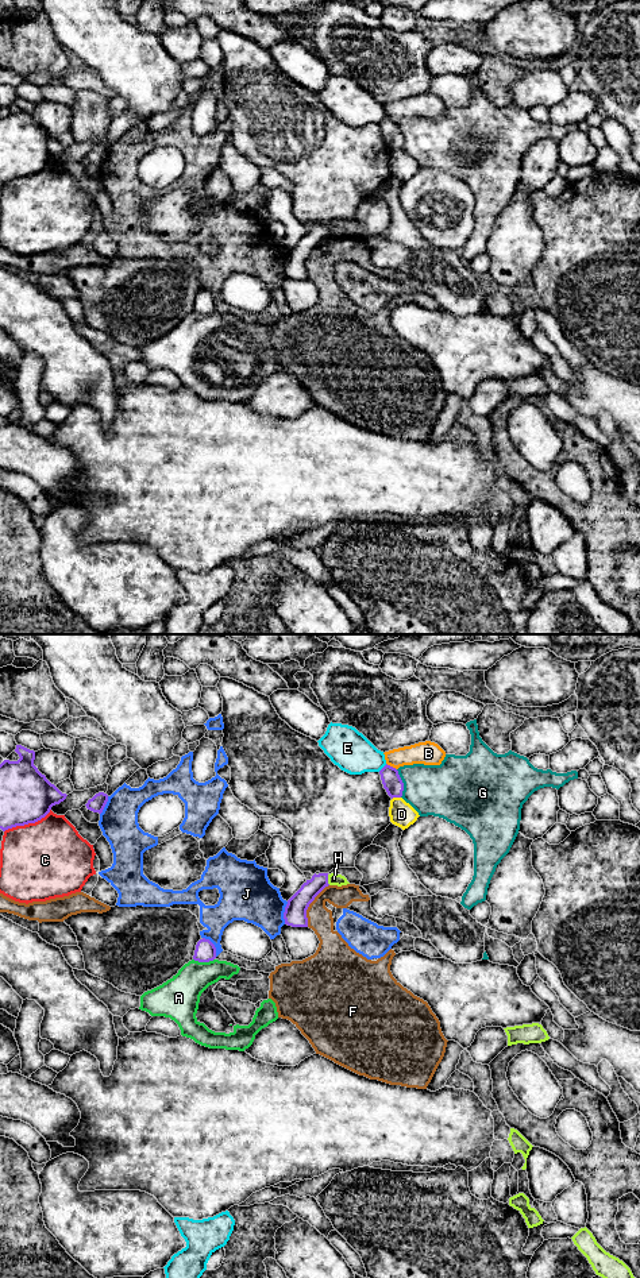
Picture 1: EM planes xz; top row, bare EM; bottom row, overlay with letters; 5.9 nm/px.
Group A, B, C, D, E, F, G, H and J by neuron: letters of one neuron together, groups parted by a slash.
A / B / C / D / E / F / G / H / J

